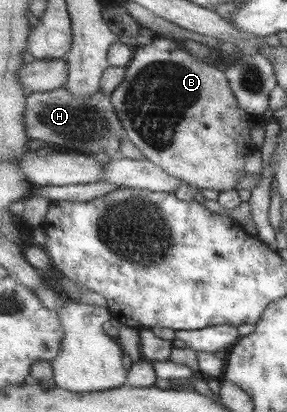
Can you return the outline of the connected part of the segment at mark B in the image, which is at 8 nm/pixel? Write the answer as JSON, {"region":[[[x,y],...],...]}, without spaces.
{"region":[[[159,36],[157,38],[154,37],[150,45],[137,46],[135,56],[127,67],[125,78],[126,79],[111,93],[111,102],[119,118],[122,120],[129,140],[139,147],[143,155],[156,166],[163,168],[169,176],[181,178],[181,180],[187,182],[187,185],[193,186],[196,189],[213,189],[218,192],[236,190],[237,182],[241,182],[241,178],[243,178],[243,162],[246,162],[246,157],[252,153],[252,142],[249,137],[249,130],[251,130],[255,123],[250,123],[246,111],[238,106],[238,101],[231,90],[231,83],[227,76],[227,71],[219,70],[219,68],[212,63],[205,62],[203,59],[198,59],[193,56],[188,50],[184,49],[179,41],[173,38]]]}

